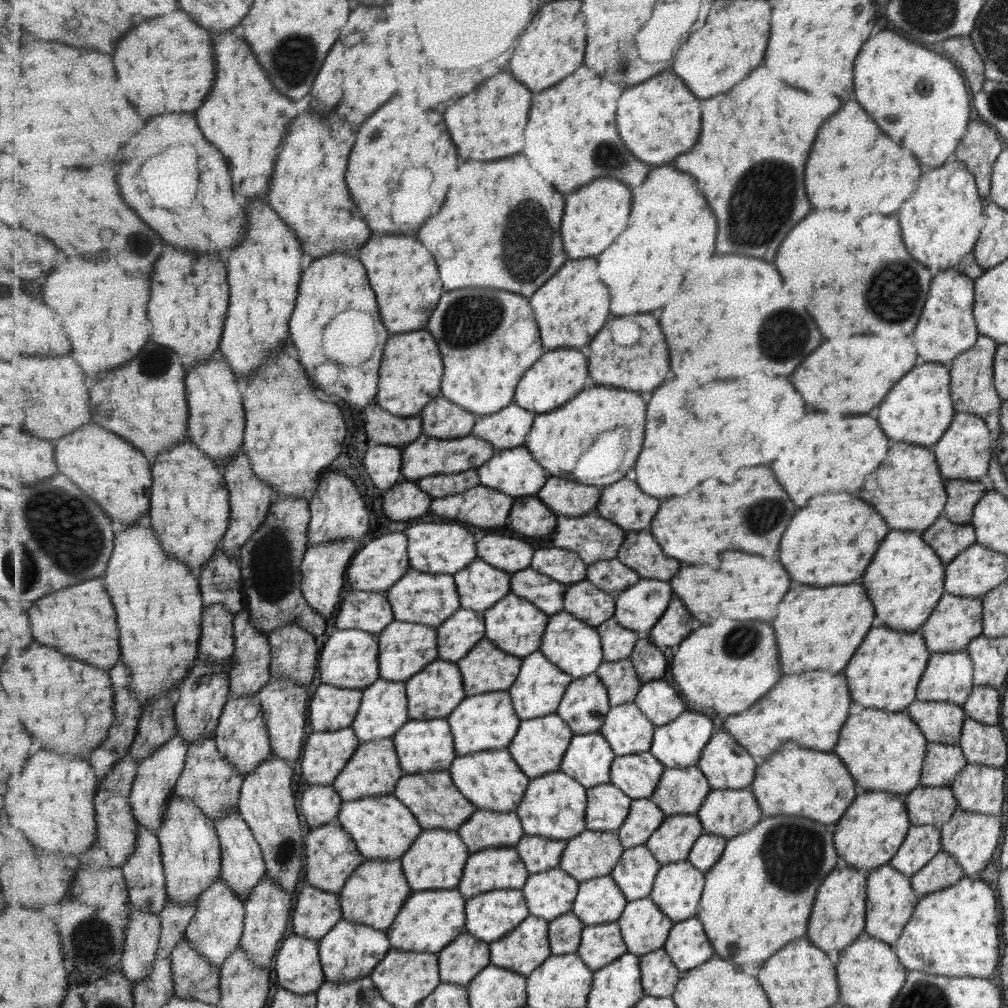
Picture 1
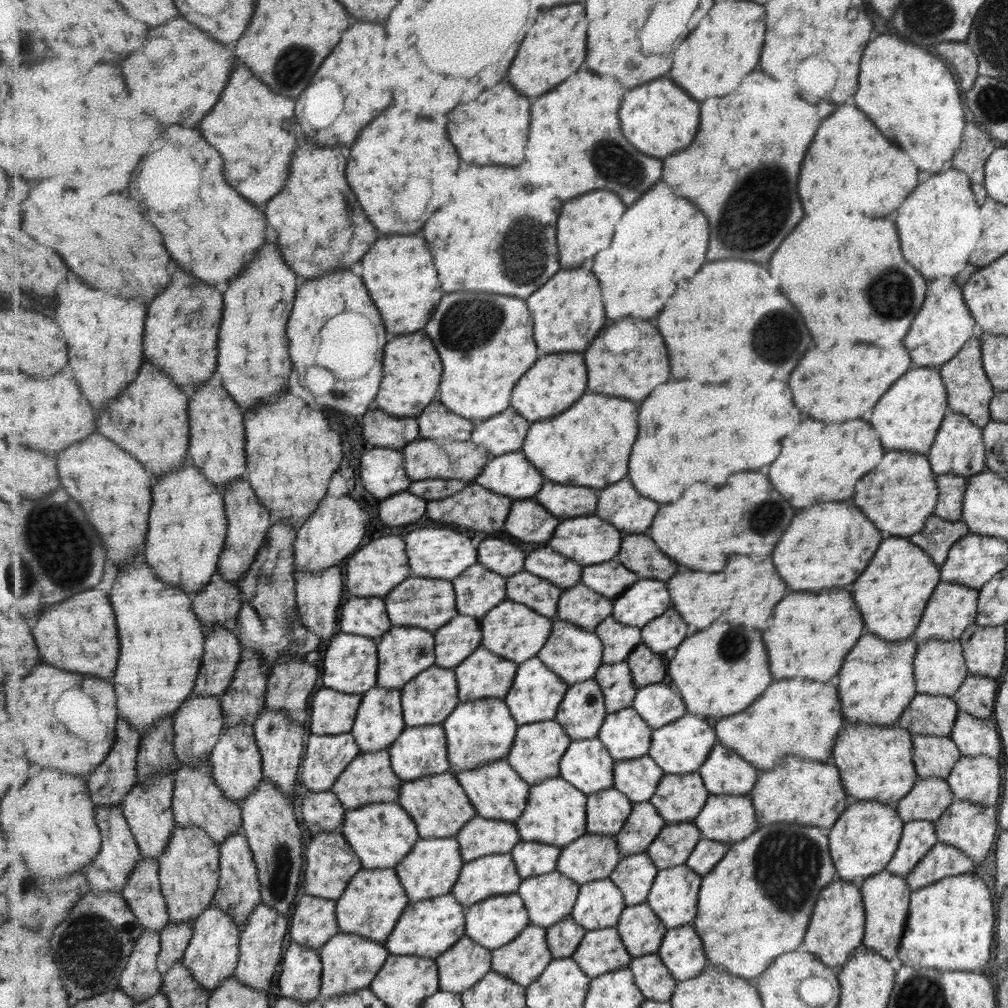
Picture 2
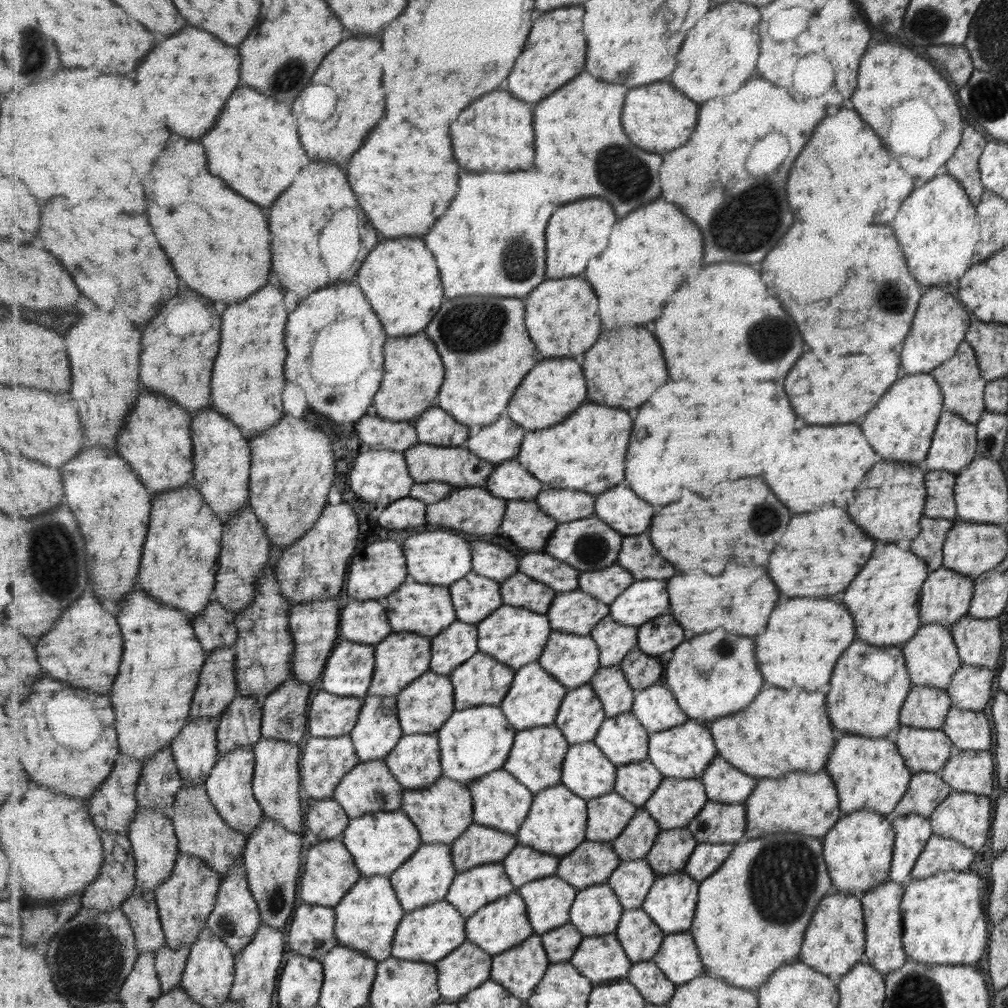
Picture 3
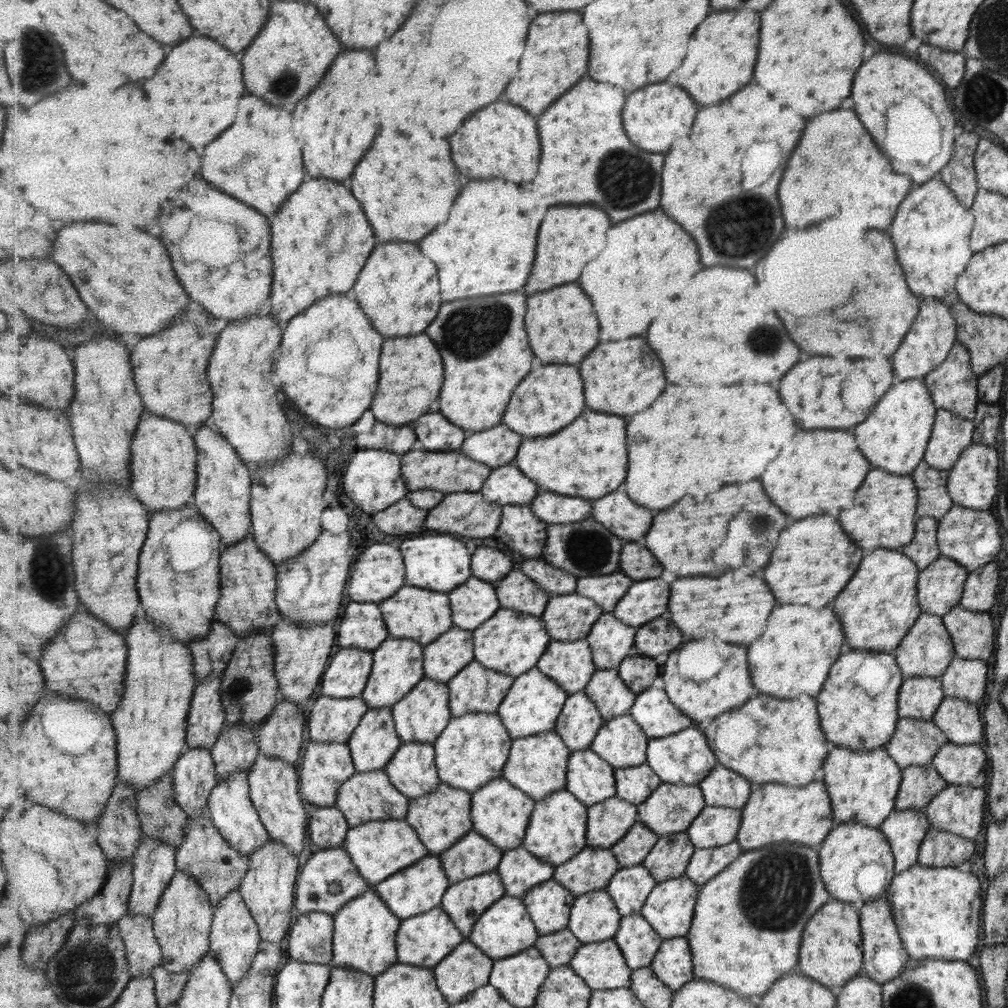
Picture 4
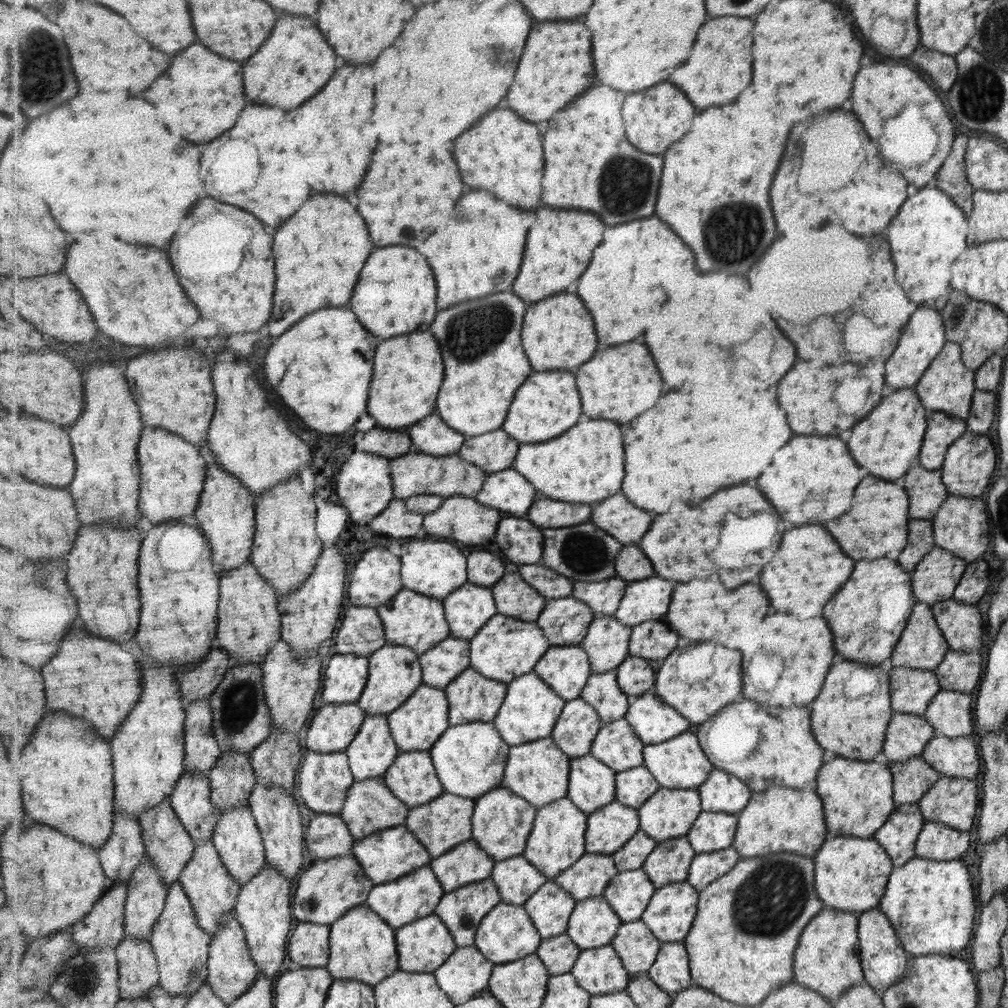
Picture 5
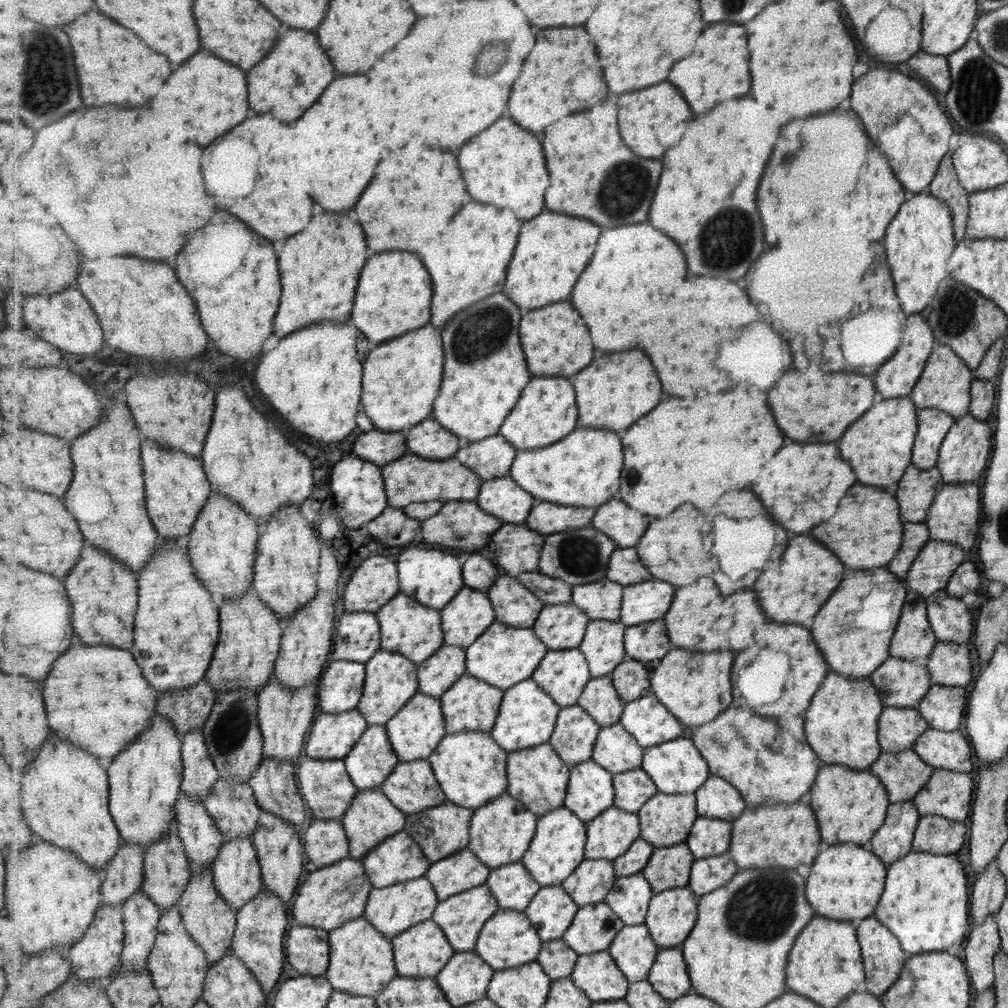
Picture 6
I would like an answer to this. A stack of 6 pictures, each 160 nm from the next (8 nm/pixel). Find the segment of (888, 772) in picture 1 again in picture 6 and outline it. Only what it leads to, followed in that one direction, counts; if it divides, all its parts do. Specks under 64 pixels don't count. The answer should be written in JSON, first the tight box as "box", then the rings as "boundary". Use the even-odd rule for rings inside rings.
{"box":[809,764,890,846],"boundary":[[[823,764],[819,776],[817,776],[817,782],[814,782],[811,787],[809,796],[809,804],[813,804],[813,808],[815,808],[822,846],[833,846],[834,843],[867,845],[873,833],[883,824],[886,808],[890,803],[887,800],[884,786],[877,780],[876,776],[873,776],[868,770],[857,771],[841,764]]]}

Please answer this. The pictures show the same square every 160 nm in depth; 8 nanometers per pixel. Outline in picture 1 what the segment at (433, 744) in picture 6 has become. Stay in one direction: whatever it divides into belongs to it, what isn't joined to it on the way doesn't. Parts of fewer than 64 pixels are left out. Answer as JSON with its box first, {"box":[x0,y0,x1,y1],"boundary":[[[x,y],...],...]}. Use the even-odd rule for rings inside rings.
{"box":[406,660,468,720],"boundary":[[[447,660],[433,661],[428,664],[423,671],[418,672],[416,676],[406,682],[408,688],[408,709],[409,716],[415,720],[428,720],[428,719],[445,719],[460,706],[461,701],[468,696],[465,691],[464,674],[461,672],[460,665],[457,662],[447,662]]]}

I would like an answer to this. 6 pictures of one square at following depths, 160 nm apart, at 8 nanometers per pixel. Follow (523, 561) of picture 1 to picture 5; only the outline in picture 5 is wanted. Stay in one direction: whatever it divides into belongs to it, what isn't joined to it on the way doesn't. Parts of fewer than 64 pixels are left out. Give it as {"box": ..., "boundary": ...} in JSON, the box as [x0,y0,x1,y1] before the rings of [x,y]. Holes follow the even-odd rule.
{"box":[468,552,505,587],"boundary":[[[491,552],[468,554],[468,582],[492,587],[505,574],[505,562]]]}

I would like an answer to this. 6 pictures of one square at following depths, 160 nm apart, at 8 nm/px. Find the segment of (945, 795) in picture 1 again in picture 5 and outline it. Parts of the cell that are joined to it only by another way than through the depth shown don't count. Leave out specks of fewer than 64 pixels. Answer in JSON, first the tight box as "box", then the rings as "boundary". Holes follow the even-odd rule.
{"box":[887,757,941,805],"boundary":[[[920,757],[887,761],[892,776],[892,801],[895,805],[917,804],[925,791],[941,776]]]}

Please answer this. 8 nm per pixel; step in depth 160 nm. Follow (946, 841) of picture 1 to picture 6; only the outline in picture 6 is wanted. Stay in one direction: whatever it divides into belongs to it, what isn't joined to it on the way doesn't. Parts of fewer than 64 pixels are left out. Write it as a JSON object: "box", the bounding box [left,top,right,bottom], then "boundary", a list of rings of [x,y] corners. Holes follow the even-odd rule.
{"box":[910,769,971,823],"boundary":[[[934,769],[910,801],[919,816],[942,816],[964,823],[971,806],[971,788],[969,773]]]}

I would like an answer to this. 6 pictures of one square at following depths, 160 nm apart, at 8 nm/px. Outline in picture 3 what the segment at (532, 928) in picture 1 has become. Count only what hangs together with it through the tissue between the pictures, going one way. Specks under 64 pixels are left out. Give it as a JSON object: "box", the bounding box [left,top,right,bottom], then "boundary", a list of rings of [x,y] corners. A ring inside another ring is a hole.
{"box":[491,932,550,1003],"boundary":[[[534,932],[524,943],[494,956],[491,979],[527,1003],[550,964],[542,935]]]}

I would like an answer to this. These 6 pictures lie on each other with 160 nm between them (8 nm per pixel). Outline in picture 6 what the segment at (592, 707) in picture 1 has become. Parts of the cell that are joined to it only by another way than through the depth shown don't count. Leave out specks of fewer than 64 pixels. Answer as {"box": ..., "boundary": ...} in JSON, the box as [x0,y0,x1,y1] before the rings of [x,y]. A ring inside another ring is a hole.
{"box":[550,705,602,767],"boundary":[[[581,705],[561,709],[550,744],[573,767],[591,761],[602,727]]]}

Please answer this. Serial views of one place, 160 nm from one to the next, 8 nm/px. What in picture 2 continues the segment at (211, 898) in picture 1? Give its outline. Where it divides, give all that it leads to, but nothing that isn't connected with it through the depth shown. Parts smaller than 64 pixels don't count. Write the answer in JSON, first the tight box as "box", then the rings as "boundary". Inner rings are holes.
{"box":[182,903,242,991],"boundary":[[[216,903],[210,906],[194,923],[194,935],[182,960],[187,964],[195,980],[208,990],[214,991],[230,976],[234,976],[240,959],[240,936],[242,933],[232,916]]]}

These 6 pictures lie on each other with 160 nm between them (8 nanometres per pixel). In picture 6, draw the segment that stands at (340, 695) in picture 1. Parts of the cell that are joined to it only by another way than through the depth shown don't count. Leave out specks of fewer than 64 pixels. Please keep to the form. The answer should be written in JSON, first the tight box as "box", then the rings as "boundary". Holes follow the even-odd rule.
{"box":[306,708,368,760],"boundary":[[[358,708],[349,712],[320,712],[306,745],[306,756],[322,760],[344,760],[368,730],[368,720]]]}

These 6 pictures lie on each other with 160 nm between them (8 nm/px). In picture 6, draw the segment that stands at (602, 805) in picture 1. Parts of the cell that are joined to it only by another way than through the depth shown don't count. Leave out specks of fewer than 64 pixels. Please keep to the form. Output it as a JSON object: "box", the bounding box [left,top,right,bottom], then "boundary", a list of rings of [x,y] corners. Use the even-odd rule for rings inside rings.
{"box":[586,805,641,860],"boundary":[[[614,805],[588,823],[586,858],[615,860],[641,837],[640,816]]]}

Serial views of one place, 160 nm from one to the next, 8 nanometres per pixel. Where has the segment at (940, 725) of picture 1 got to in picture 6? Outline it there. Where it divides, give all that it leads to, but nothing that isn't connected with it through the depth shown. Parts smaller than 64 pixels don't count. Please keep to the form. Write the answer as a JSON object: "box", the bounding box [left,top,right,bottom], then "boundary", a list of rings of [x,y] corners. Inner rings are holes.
{"box":[868,657,931,708],"boundary":[[[887,657],[868,676],[885,707],[916,708],[931,682],[923,664]]]}

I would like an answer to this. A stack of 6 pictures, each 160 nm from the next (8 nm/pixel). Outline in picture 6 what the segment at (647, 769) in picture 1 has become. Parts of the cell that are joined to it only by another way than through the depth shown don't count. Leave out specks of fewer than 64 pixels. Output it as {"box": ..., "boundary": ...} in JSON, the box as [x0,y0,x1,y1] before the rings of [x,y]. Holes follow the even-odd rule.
{"box":[614,768,659,813],"boundary":[[[642,768],[614,775],[614,787],[616,807],[632,813],[638,813],[659,792],[652,777]]]}

